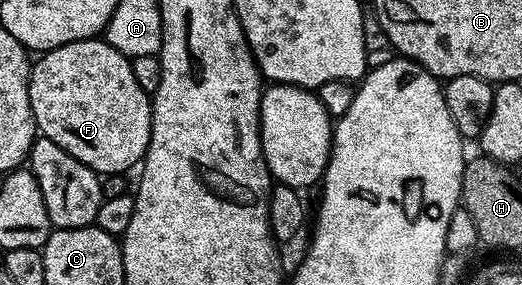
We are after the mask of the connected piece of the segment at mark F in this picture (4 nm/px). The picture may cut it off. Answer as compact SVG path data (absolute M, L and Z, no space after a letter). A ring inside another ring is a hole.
M96 38L93 40L78 40L69 42L65 46L57 46L53 50L42 53L31 65L31 85L29 86L29 98L31 99L31 109L35 119L35 127L44 137L52 139L53 142L61 146L61 149L68 151L73 158L77 158L85 166L98 174L127 174L130 168L140 163L147 154L147 147L151 141L151 109L153 107L152 97L141 86L137 86L137 78L133 78L131 60L122 56L112 44L106 39Z

